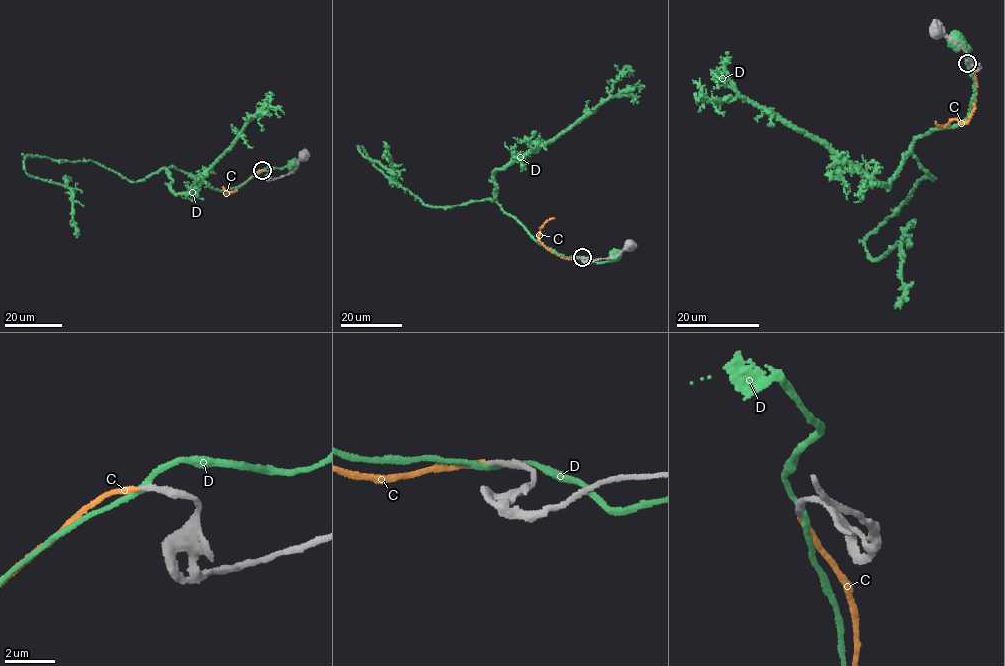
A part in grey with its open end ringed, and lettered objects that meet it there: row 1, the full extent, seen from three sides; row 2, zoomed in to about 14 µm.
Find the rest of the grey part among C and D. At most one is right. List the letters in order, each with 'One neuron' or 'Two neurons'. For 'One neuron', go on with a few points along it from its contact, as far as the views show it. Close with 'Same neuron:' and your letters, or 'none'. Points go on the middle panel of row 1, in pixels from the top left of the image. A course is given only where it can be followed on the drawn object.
C: One neuron. Its course: (582, 257), (562, 257), (539, 240), (539, 229), (548, 219), (554, 219)
D: Two neurons
Same neuron: C

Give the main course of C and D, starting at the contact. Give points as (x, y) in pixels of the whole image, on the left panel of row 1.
C: (262, 170), (234, 191), (226, 194), (223, 188), (232, 192), (237, 190)
D: (263, 170), (222, 190), (171, 166), (130, 182), (92, 160), (28, 155), (29, 175), (72, 192), (73, 234)

